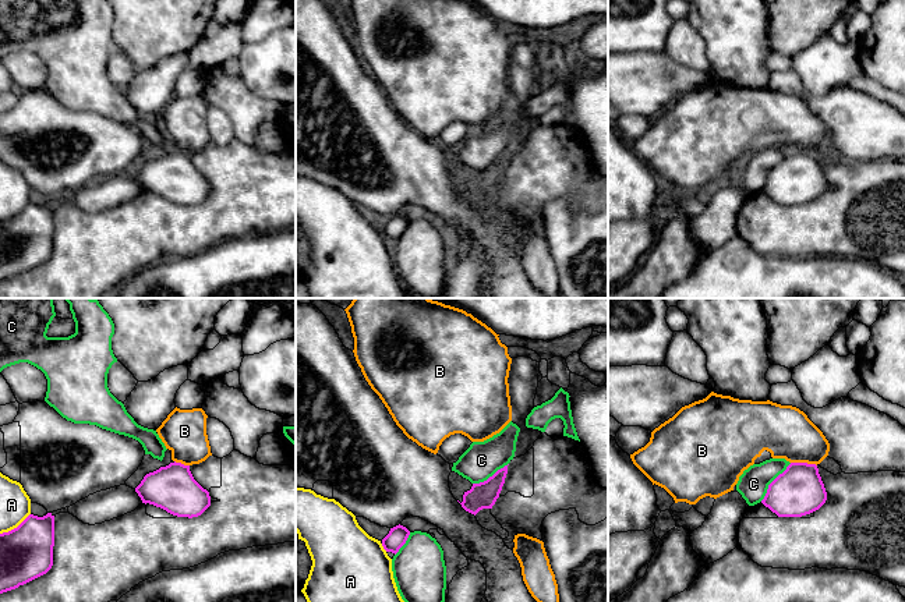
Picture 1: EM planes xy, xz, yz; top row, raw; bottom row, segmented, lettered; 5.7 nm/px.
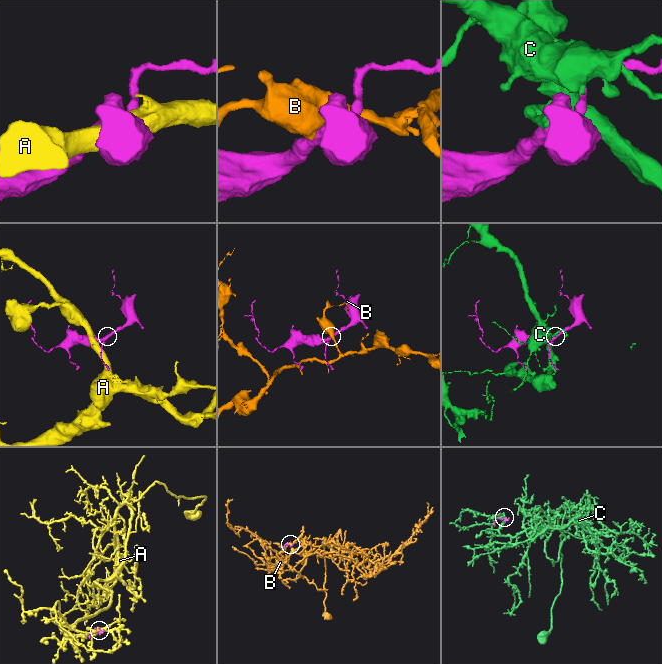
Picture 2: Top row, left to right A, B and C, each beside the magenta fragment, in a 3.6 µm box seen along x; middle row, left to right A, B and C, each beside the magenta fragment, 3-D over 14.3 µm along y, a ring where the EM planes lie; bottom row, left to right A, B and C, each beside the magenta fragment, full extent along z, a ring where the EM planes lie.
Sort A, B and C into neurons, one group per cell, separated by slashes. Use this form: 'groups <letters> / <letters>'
groups A / B / C

